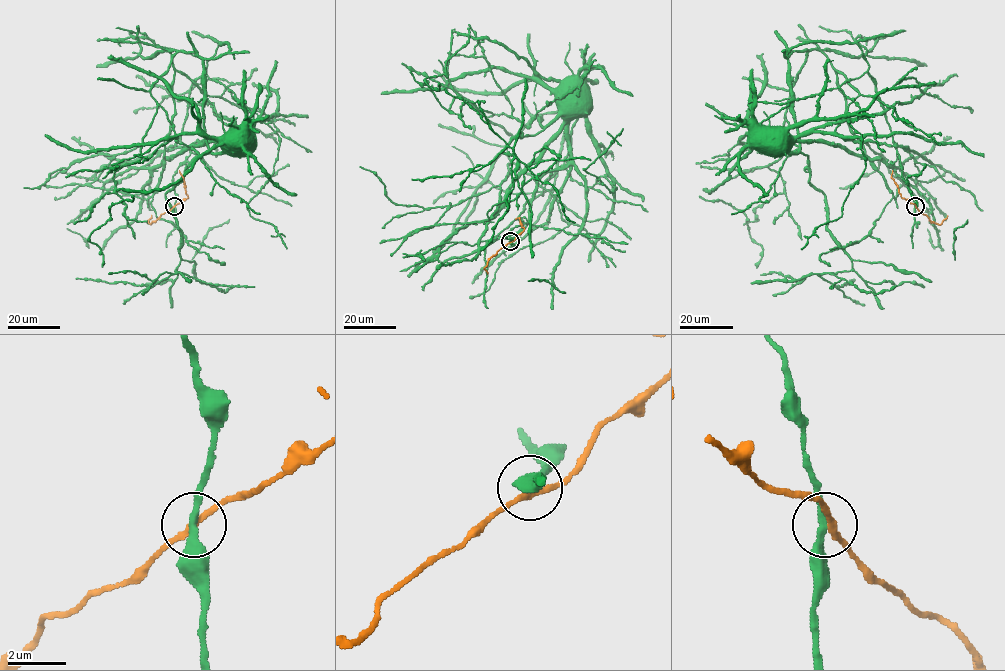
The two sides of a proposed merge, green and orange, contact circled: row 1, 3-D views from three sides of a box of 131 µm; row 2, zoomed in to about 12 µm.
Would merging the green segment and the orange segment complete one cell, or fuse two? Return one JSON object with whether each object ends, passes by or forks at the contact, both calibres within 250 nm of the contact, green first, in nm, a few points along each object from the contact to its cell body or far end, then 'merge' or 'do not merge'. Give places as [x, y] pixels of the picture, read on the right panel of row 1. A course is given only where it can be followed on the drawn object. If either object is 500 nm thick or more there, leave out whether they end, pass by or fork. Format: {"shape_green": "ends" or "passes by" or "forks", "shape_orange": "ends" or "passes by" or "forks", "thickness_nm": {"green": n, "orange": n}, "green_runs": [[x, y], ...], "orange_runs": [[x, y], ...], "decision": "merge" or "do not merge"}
{"shape_green": "passes by", "shape_orange": "passes by", "thickness_nm": {"green": 240, "orange": 200}, "green_runs": [[915, 206], [893, 141], [904, 150], [818, 132], [790, 135], [783, 129], [760, 129], [749, 135]], "orange_runs": [[915, 206], [932, 222], [940, 225], [948, 216]], "decision": "do not merge"}

